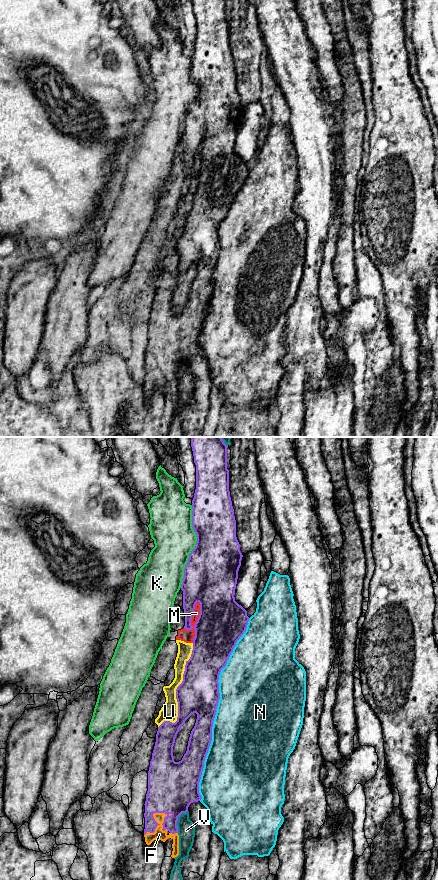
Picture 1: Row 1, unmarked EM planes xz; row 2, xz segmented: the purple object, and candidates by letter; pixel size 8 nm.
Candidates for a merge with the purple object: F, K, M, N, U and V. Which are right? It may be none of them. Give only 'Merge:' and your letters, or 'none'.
Merge: F

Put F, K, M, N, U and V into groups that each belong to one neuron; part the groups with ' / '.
F / K / M U / N / V

